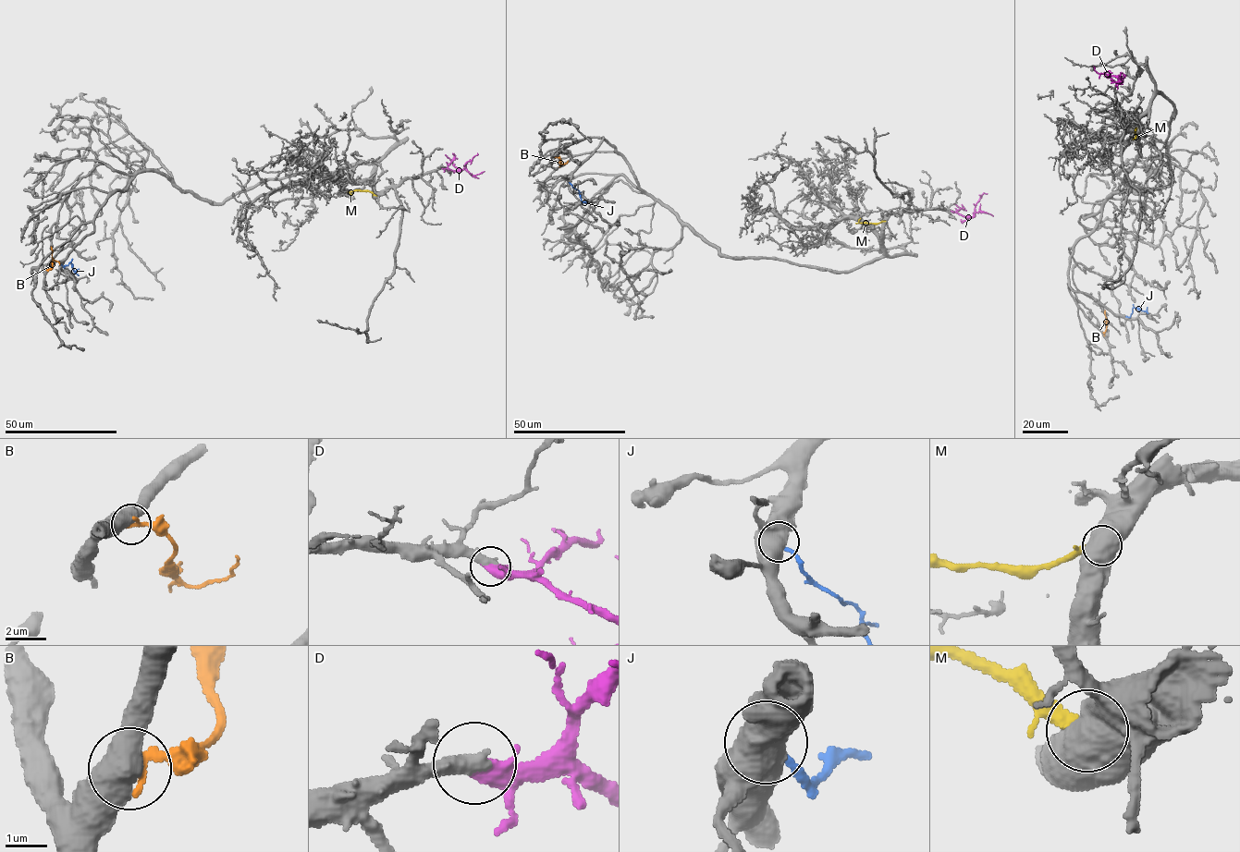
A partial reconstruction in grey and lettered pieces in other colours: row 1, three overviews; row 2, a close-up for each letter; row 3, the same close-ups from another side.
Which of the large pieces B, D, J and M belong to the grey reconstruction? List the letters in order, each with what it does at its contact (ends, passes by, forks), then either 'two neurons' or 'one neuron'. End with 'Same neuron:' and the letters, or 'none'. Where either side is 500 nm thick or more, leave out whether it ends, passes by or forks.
B: two neurons
D: one neuron
J: two neurons
M: two neurons
Same neuron: D

